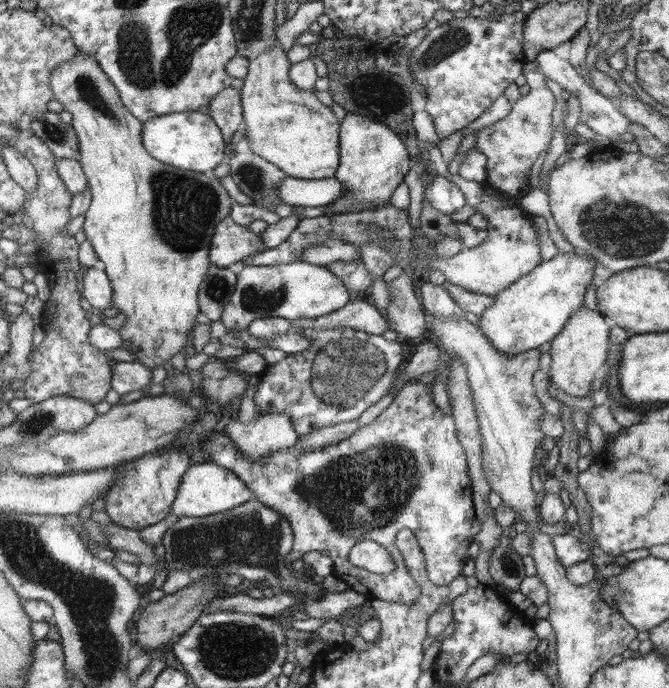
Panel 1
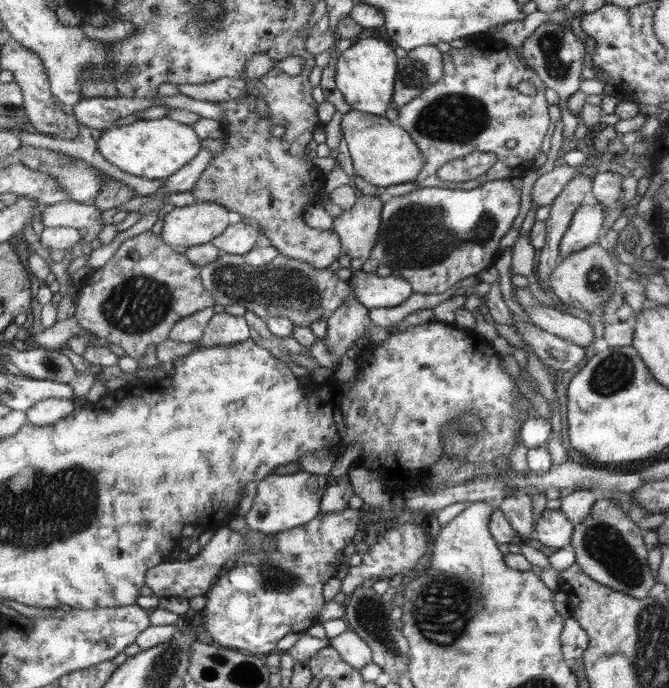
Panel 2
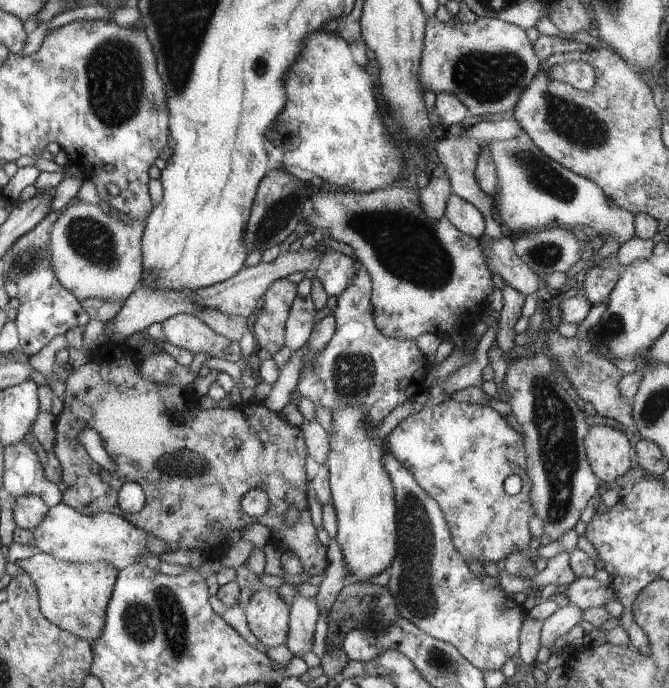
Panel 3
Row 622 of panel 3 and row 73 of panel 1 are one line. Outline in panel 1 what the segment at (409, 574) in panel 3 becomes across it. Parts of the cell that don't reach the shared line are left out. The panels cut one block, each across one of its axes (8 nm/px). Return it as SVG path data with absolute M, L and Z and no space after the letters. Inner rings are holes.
M508 9L501 15L465 18L452 17L429 30L425 39L411 52L409 65L415 78L425 86L424 110L434 119L440 139L464 129L500 98L527 64L523 53L523 33L527 14Z

